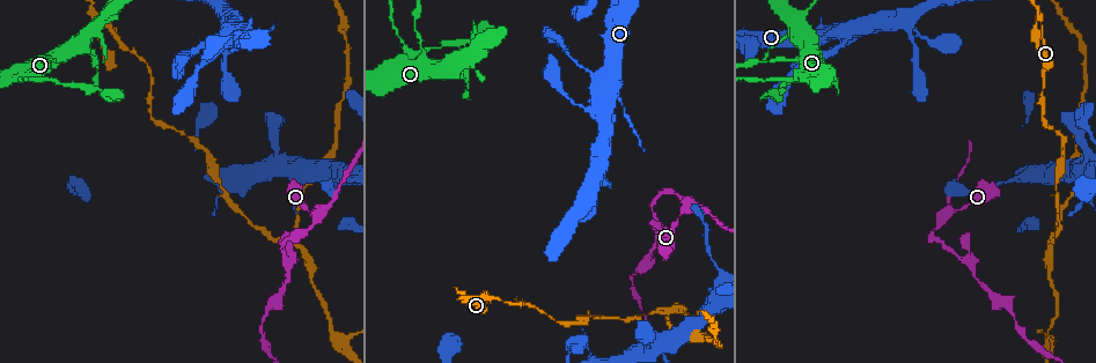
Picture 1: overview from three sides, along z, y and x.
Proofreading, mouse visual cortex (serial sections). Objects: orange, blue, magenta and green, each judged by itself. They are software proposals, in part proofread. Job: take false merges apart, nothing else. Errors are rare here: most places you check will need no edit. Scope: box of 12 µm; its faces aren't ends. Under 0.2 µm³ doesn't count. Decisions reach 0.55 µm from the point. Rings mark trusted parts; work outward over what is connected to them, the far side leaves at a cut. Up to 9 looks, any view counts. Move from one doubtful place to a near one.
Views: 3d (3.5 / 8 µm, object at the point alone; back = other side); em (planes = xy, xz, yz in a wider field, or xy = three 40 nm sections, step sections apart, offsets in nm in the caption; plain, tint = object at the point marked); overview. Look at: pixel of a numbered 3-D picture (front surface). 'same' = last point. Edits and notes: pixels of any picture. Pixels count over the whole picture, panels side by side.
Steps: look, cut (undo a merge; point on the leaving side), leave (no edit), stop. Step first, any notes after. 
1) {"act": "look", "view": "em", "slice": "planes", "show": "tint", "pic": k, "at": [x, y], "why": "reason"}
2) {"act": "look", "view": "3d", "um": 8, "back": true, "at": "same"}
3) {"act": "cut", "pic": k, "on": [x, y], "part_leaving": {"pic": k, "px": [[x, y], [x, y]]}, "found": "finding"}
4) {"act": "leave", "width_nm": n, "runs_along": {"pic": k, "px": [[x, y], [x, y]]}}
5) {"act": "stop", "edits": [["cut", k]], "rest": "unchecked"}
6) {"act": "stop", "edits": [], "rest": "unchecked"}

{"act": "look", "view": "3d", "um": 3.5, "pic": 1, "at": [406, 46], "why": "abrupt turn"}

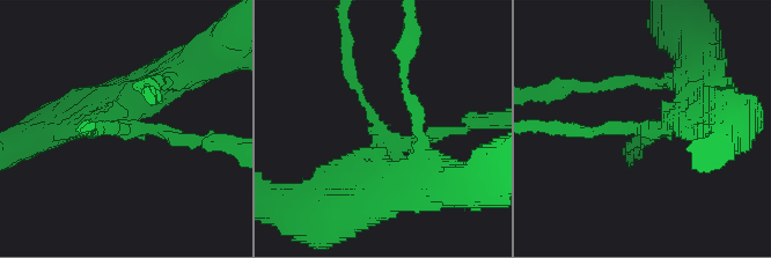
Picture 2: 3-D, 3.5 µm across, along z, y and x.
{"act": "look", "view": "em", "slice": "planes", "show": "tint", "pic": 2, "at": [381, 130]}

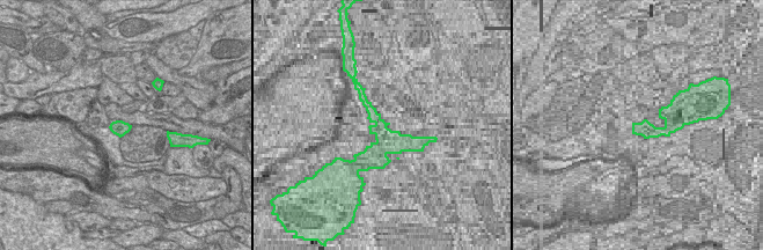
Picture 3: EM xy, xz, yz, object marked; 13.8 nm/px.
{"act": "leave", "width_nm": 220, "runs_along": {"pic": 2, "px": [[401, 190], [347, 59]]}, "found": "one cell here"}

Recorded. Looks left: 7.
{"act": "look", "view": "3d", "um": 3.5, "back": true, "pic": 1, "at": [1039, 18], "why": "sharp bend"}

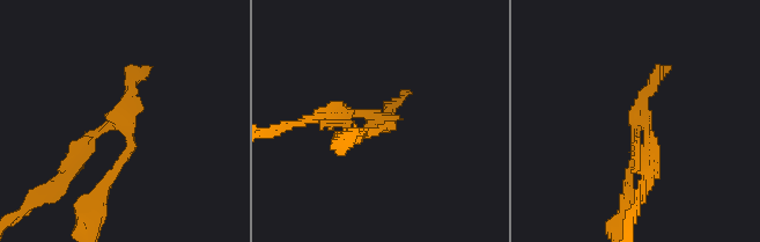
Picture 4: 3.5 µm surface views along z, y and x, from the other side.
{"act": "look", "view": "em", "slice": "xy", "step": 1, "show": "tint", "pic": 4, "at": [117, 117]}

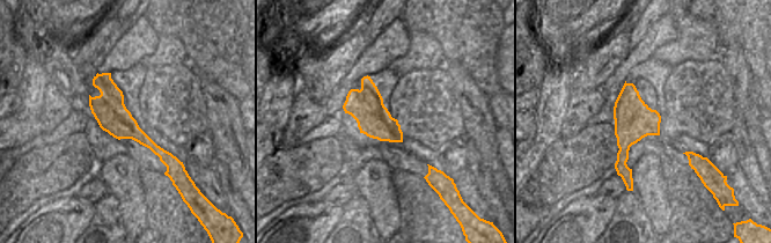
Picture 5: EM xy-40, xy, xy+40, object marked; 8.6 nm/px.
{"act": "leave", "runs_along": {"pic": 5, "px": [[98, 76], [110, 108], [173, 160]]}, "found": "continuous, no second cell"}

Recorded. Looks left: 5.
{"act": "look", "view": "3d", "um": 3.5, "pic": 1, "at": [1052, 239], "why": "a narrow waist"}

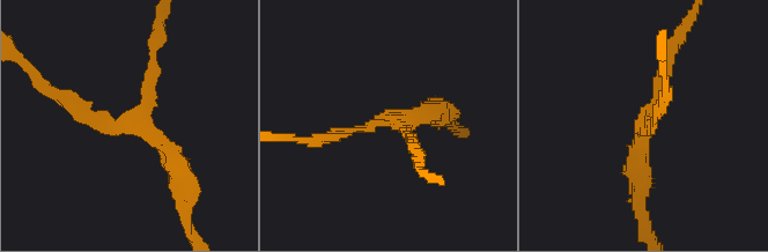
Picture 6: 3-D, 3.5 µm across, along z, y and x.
{"act": "look", "view": "em", "slice": "xy", "step": 1, "show": "tint", "pic": 6, "at": [135, 121], "arms": 3, "arm_widths_nm": [150, 150, 250], "why": "shape alone is not enough"}

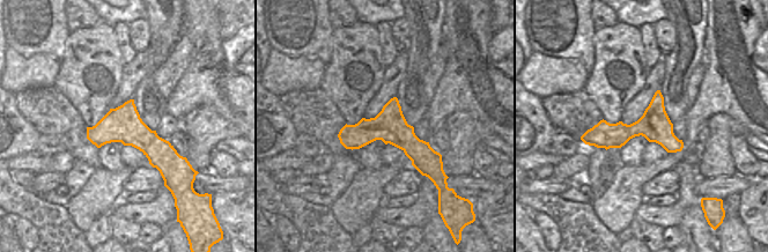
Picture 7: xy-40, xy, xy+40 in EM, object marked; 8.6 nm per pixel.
{"act": "leave", "runs_along": {"pic": 6, "px": [[68, 102], [133, 123], [154, 52]]}, "found": "continuous, no second cell"}

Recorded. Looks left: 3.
{"act": "look", "view": "3d", "um": 8, "back": true, "pic": 1, "at": [1048, 343], "why": "side arm on a straight run"}

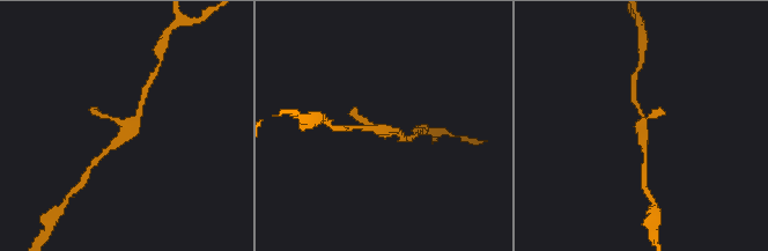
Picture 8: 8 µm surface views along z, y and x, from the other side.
{"act": "look", "view": "em", "slice": "xy", "step": 5, "show": "tint", "pic": 8, "at": [385, 130], "arms": 3, "arm_widths_nm": [150, 200, 250], "why": "shape alone is not enough"}

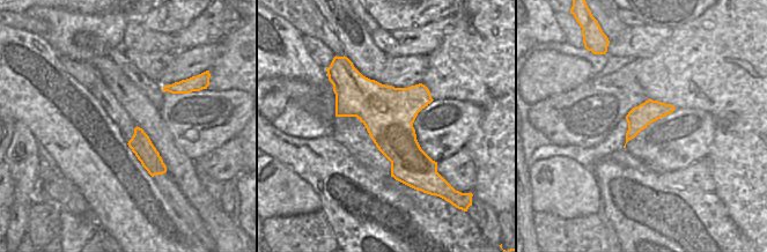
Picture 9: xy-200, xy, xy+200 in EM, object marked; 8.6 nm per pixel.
{"act": "leave", "runs_along": {"pic": 8, "px": [[144, 100], [120, 139], [104, 150]]}, "found": "all the same cell"}

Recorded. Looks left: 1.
{"act": "stop", "edits": [], "rest": "unchecked"}

